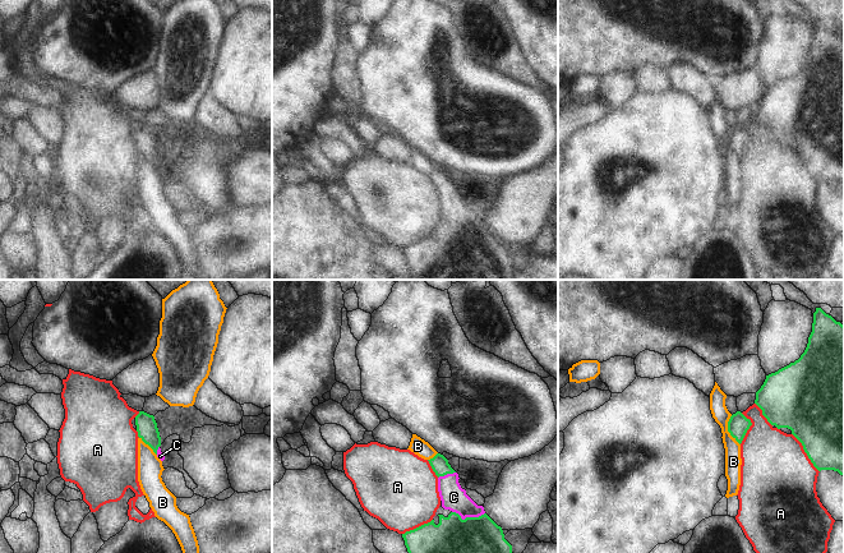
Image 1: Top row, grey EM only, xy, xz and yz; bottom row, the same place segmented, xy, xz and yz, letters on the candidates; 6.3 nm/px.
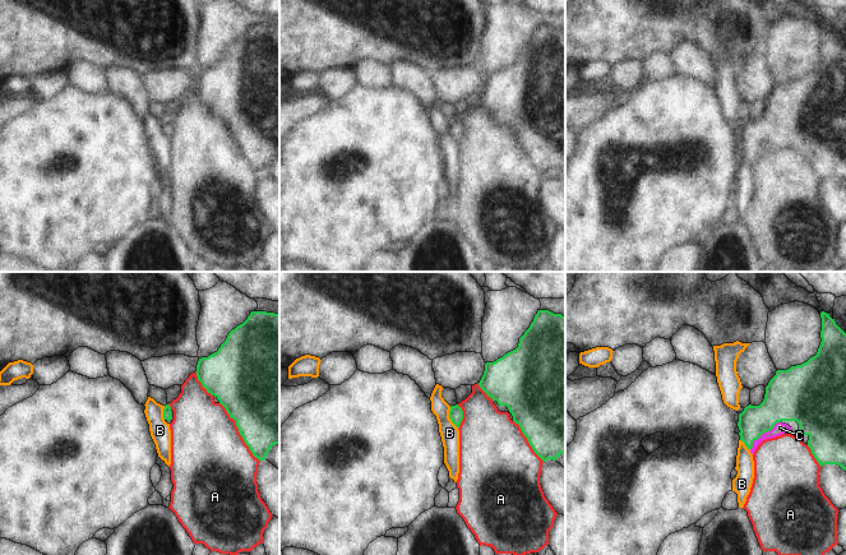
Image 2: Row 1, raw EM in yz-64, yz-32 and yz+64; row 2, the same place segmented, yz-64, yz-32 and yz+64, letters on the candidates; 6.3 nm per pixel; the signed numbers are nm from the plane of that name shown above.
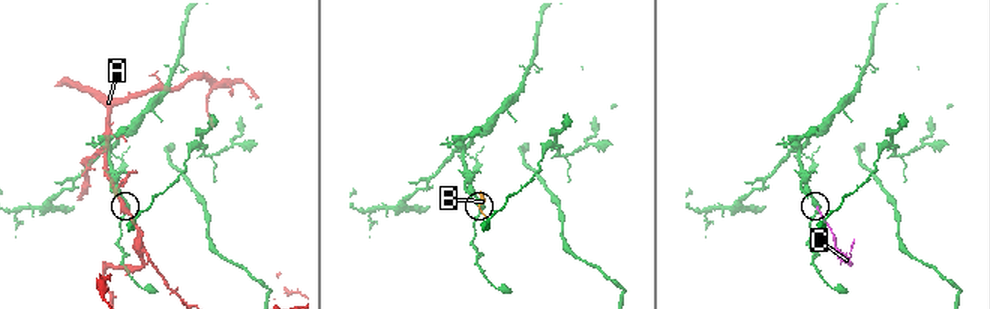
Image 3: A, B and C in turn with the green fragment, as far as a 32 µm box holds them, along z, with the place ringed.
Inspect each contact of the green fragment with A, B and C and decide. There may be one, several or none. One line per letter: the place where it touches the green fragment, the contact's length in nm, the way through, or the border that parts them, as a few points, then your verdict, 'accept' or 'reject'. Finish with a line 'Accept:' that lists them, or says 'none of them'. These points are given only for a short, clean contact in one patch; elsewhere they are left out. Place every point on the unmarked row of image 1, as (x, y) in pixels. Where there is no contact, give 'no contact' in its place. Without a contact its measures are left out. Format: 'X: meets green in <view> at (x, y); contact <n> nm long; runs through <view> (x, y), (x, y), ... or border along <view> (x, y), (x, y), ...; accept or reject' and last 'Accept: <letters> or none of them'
A: meets green in yz at (805, 165); contact 300 nm long; reject
B: meets green in yz at (728, 144); contact 200 nm long; border along yz (730, 129), (728, 146), (739, 159); reject
C: meets green in xz at (469, 231); contact 200 nm long; accept
Accept: C

